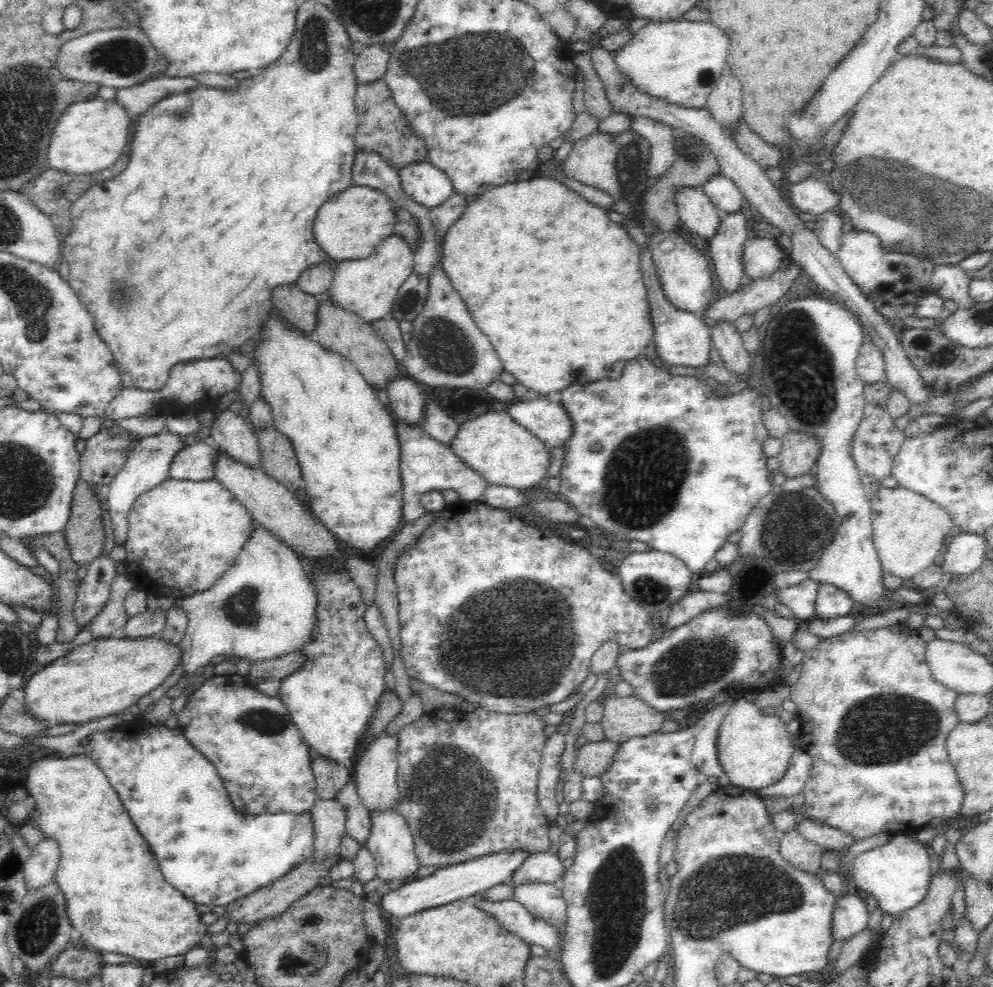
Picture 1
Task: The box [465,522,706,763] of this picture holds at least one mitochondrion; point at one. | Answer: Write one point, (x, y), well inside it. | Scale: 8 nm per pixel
(649, 591)

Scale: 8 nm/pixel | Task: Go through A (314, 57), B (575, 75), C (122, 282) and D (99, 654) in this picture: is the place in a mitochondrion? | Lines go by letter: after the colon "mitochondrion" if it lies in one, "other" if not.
A: mitochondrion
B: other
C: mitochondrion
D: other

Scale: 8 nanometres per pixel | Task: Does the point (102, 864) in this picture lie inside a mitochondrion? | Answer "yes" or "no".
no

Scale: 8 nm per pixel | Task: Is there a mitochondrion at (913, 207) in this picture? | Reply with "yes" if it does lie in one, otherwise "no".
yes

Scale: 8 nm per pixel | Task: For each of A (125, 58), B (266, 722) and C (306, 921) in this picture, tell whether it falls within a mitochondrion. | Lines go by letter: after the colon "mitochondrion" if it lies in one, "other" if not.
A: mitochondrion
B: mitochondrion
C: mitochondrion

